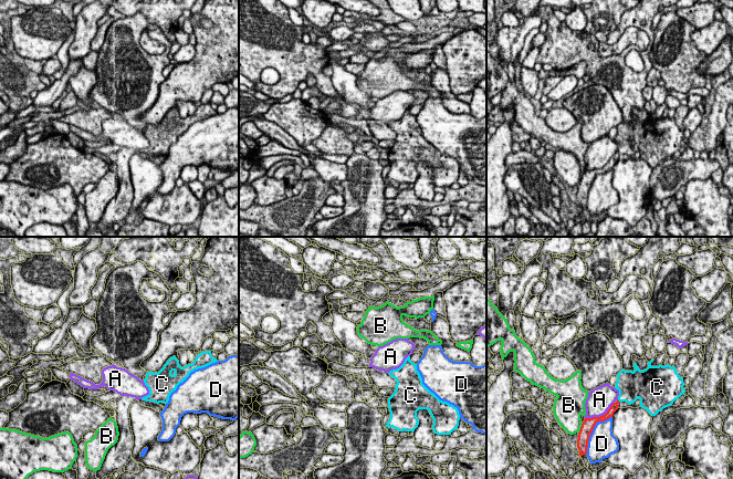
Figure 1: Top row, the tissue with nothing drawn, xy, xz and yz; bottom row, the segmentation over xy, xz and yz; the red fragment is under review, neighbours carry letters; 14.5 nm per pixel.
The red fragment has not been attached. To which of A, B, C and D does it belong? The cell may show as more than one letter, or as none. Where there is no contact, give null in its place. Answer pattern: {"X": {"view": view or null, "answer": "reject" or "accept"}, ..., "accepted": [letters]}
{"A": {"view": "yz", "answer": "reject"}, "B": {"view": "yz", "answer": "reject"}, "C": {"view": null, "answer": "accept"}, "D": {"view": "yz", "answer": "reject"}, "accepted": ["C"]}

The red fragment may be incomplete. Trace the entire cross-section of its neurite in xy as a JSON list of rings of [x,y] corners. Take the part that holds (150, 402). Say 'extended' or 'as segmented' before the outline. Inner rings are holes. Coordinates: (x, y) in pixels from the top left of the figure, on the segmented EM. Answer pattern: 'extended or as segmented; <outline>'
extended; [[[211,351],[201,352],[191,364],[184,367],[179,365],[176,356],[170,357],[158,373],[147,372],[144,383],[148,387],[149,394],[142,399],[156,404],[167,404],[170,394],[176,391],[177,386],[182,383],[191,372],[216,362],[218,361],[211,355]]]

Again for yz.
as segmented; [[[617,399],[617,402],[610,406],[607,413],[600,417],[585,418],[585,420],[582,424],[580,430],[578,433],[578,439],[577,439],[577,448],[579,450],[578,455],[580,457],[587,454],[589,436],[595,425],[598,421],[604,421],[612,417],[614,413],[618,409],[618,404],[619,404],[619,400]]]

